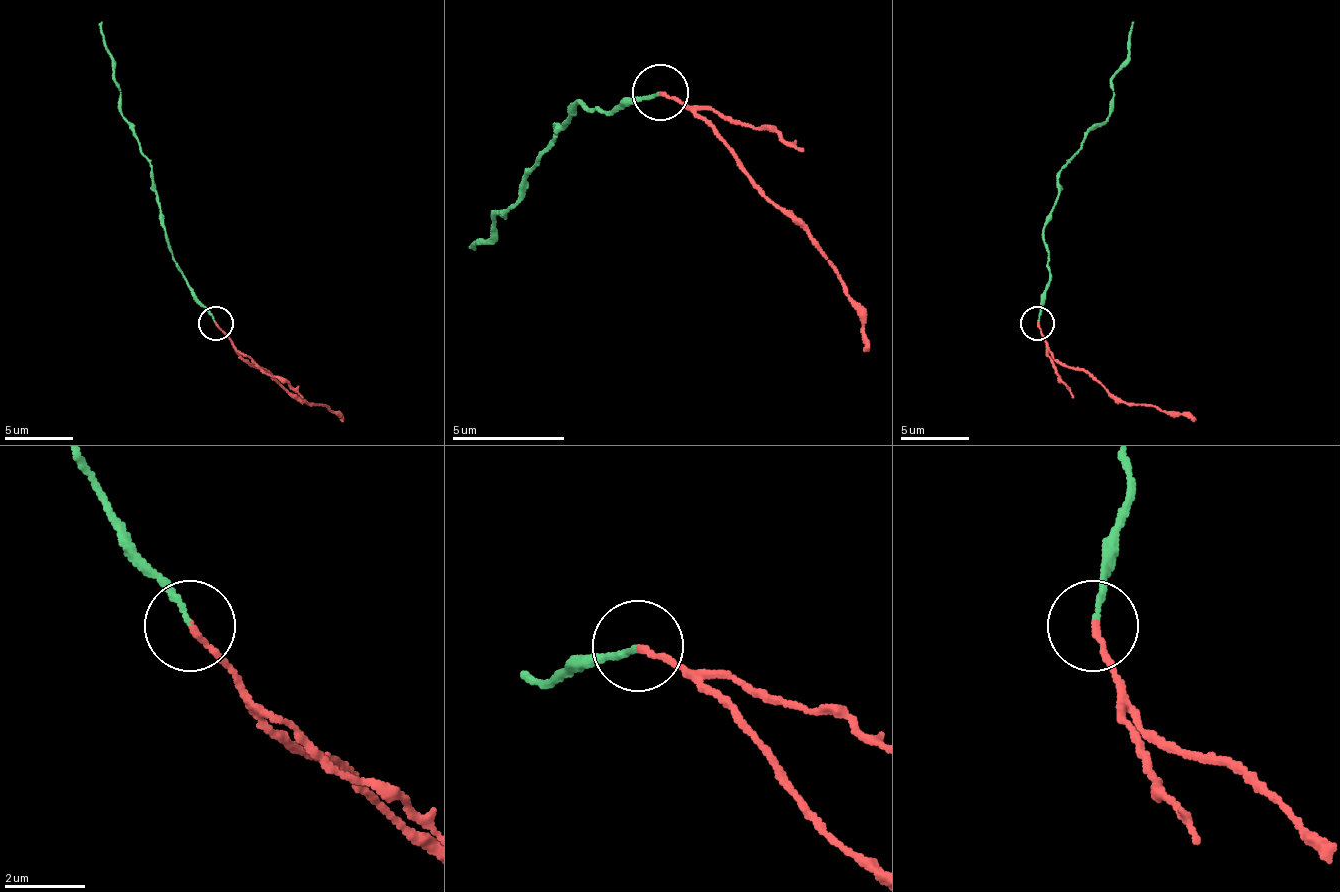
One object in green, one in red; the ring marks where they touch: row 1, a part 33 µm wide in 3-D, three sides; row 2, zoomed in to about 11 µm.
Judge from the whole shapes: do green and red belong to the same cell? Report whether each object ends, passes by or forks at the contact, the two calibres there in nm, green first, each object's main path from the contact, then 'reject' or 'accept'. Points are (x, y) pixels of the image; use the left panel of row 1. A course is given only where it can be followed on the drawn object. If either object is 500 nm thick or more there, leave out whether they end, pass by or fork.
green ends | red ends | 130/140 nm | green via (216, 322), (185, 278), (154, 198), (151, 167), (120, 109), (116, 78), (99, 22) | red via (216, 322), (247, 364), (264, 367), (306, 402), (327, 405), (344, 422) | reject

